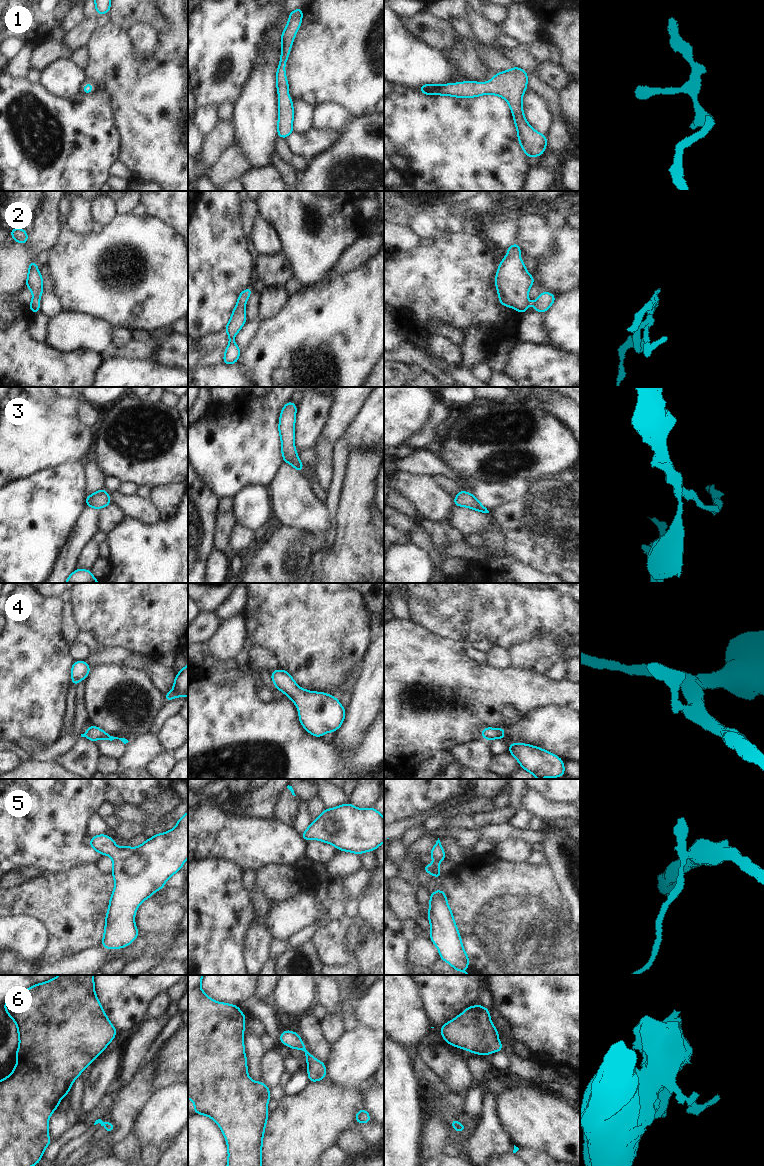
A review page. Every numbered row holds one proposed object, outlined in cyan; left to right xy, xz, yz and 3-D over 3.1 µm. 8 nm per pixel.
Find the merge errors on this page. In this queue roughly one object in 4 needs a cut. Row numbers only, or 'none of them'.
none of them

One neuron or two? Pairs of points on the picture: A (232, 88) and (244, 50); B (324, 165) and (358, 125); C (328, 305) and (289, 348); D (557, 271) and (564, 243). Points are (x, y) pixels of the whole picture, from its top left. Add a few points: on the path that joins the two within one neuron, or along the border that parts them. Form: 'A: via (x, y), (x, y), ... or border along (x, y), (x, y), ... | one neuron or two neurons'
A: via (232, 79), (235, 59) | one neuron
B: via (334, 155), (354, 135) | one neuron
C: via (321, 316), (300, 337) | one neuron
D: via (564, 264), (564, 250) | one neuron

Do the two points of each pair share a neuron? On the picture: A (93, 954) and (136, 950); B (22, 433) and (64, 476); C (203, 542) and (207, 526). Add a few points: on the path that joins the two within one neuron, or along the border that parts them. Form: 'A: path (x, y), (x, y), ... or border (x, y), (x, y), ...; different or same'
A: path (104, 955), (125, 954); same
B: border (78, 461), (66, 461), (33, 474); different
C: path (203, 538), (203, 530); same

